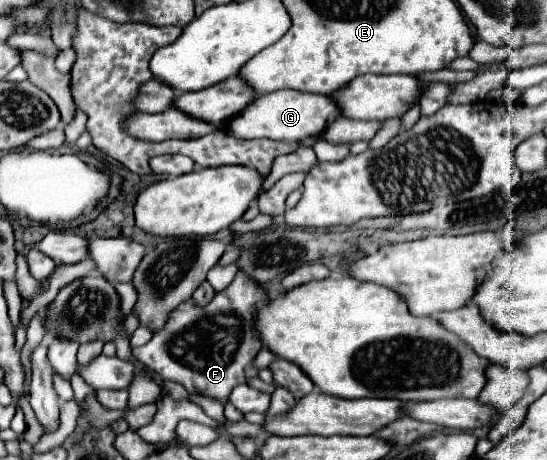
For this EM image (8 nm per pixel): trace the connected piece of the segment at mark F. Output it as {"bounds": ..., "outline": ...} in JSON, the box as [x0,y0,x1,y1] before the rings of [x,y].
{"bounds":[133,273,267,405],"outline":[[[237,273],[233,283],[225,291],[215,293],[213,301],[205,309],[193,307],[193,301],[181,303],[181,307],[169,317],[163,331],[155,333],[147,345],[133,349],[133,355],[145,367],[149,367],[153,373],[161,375],[163,379],[177,381],[177,383],[185,385],[185,389],[193,395],[209,395],[211,399],[217,399],[219,403],[225,405],[231,389],[245,383],[243,371],[255,359],[257,351],[261,349],[261,343],[253,335],[253,311],[255,311],[255,305],[259,305],[265,299],[267,299],[267,295],[257,283],[253,283],[245,273]]]}

